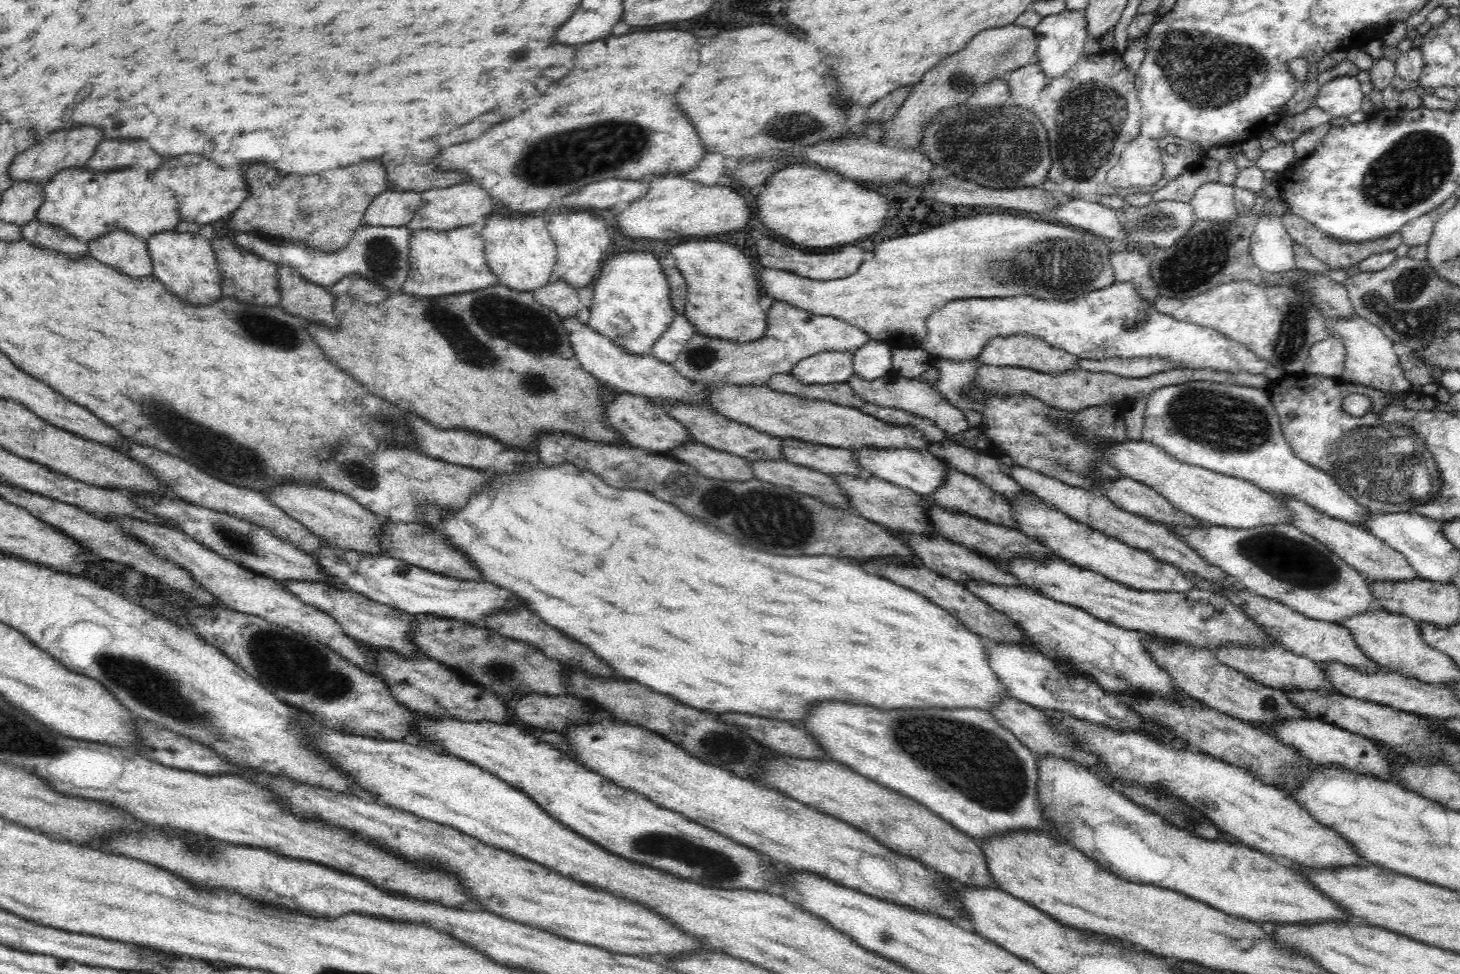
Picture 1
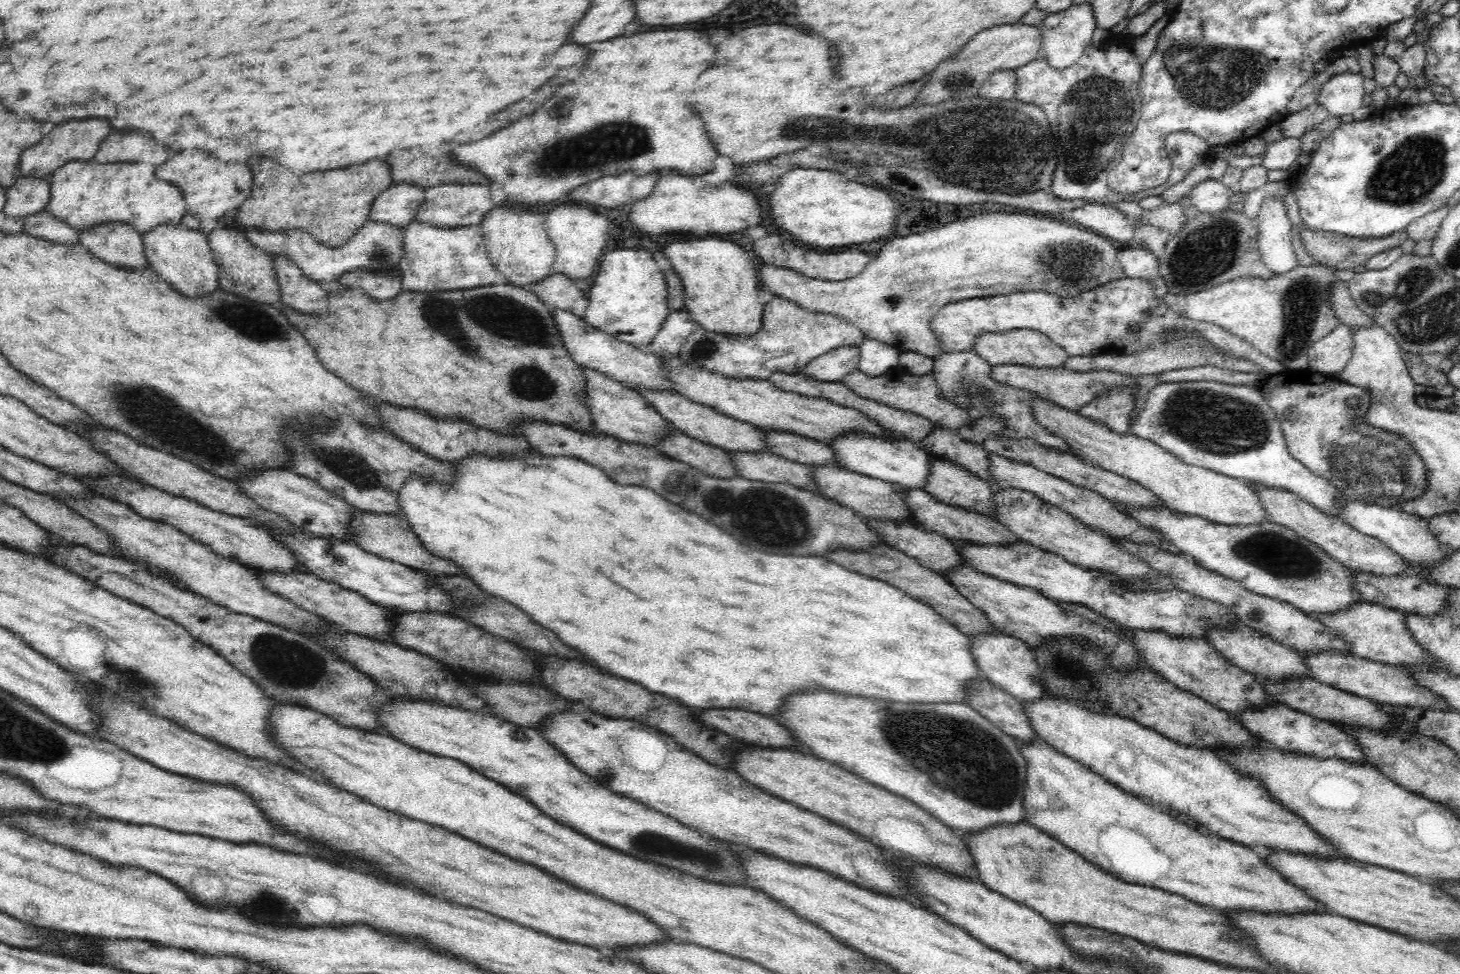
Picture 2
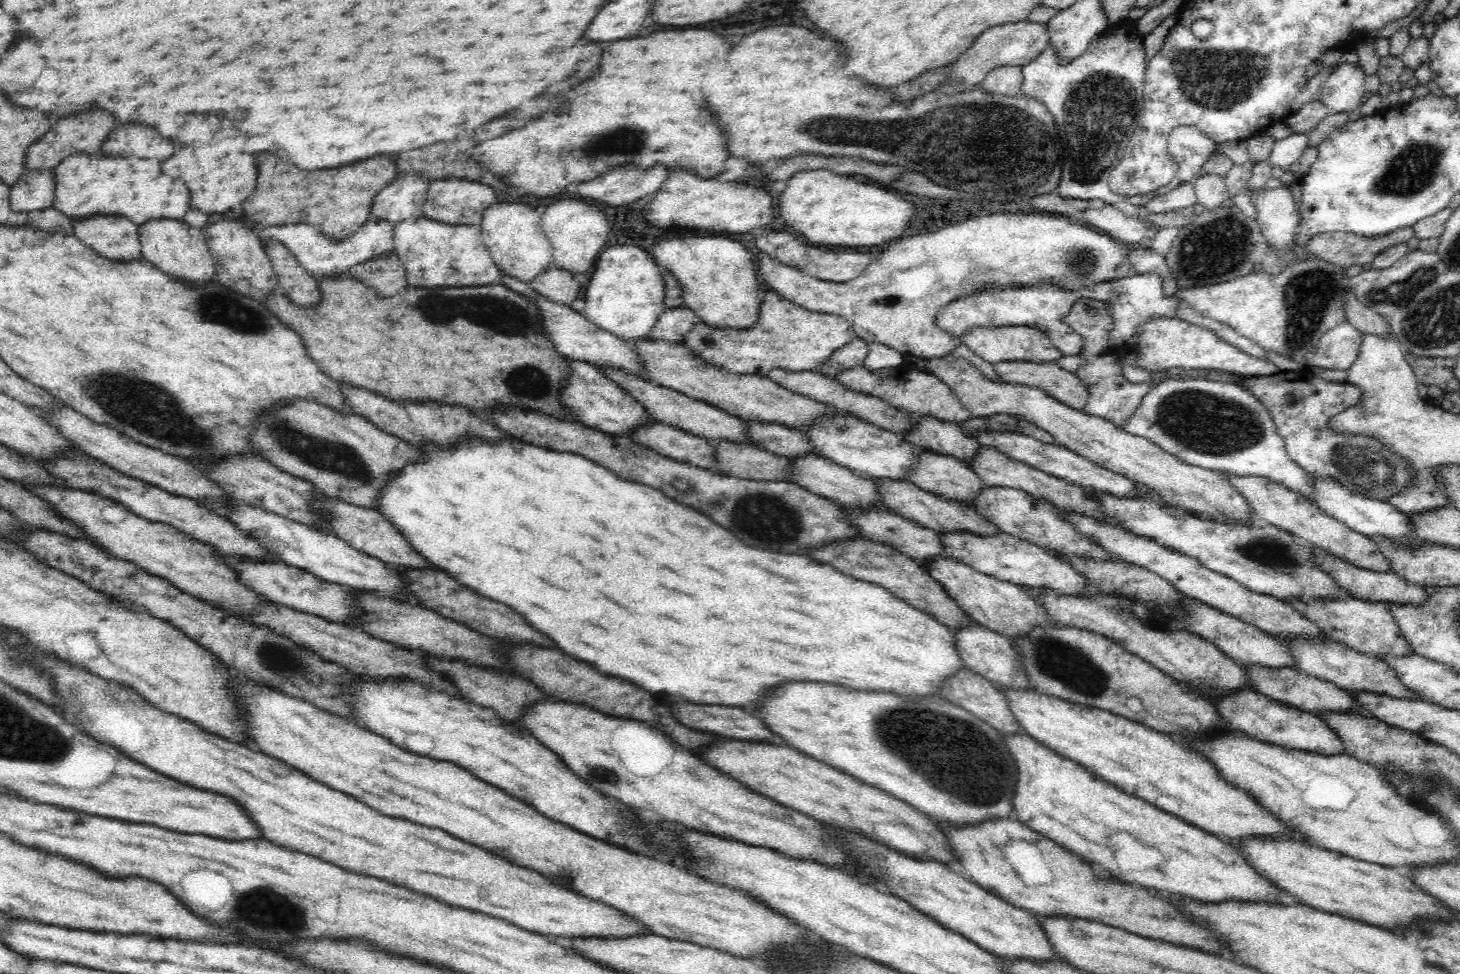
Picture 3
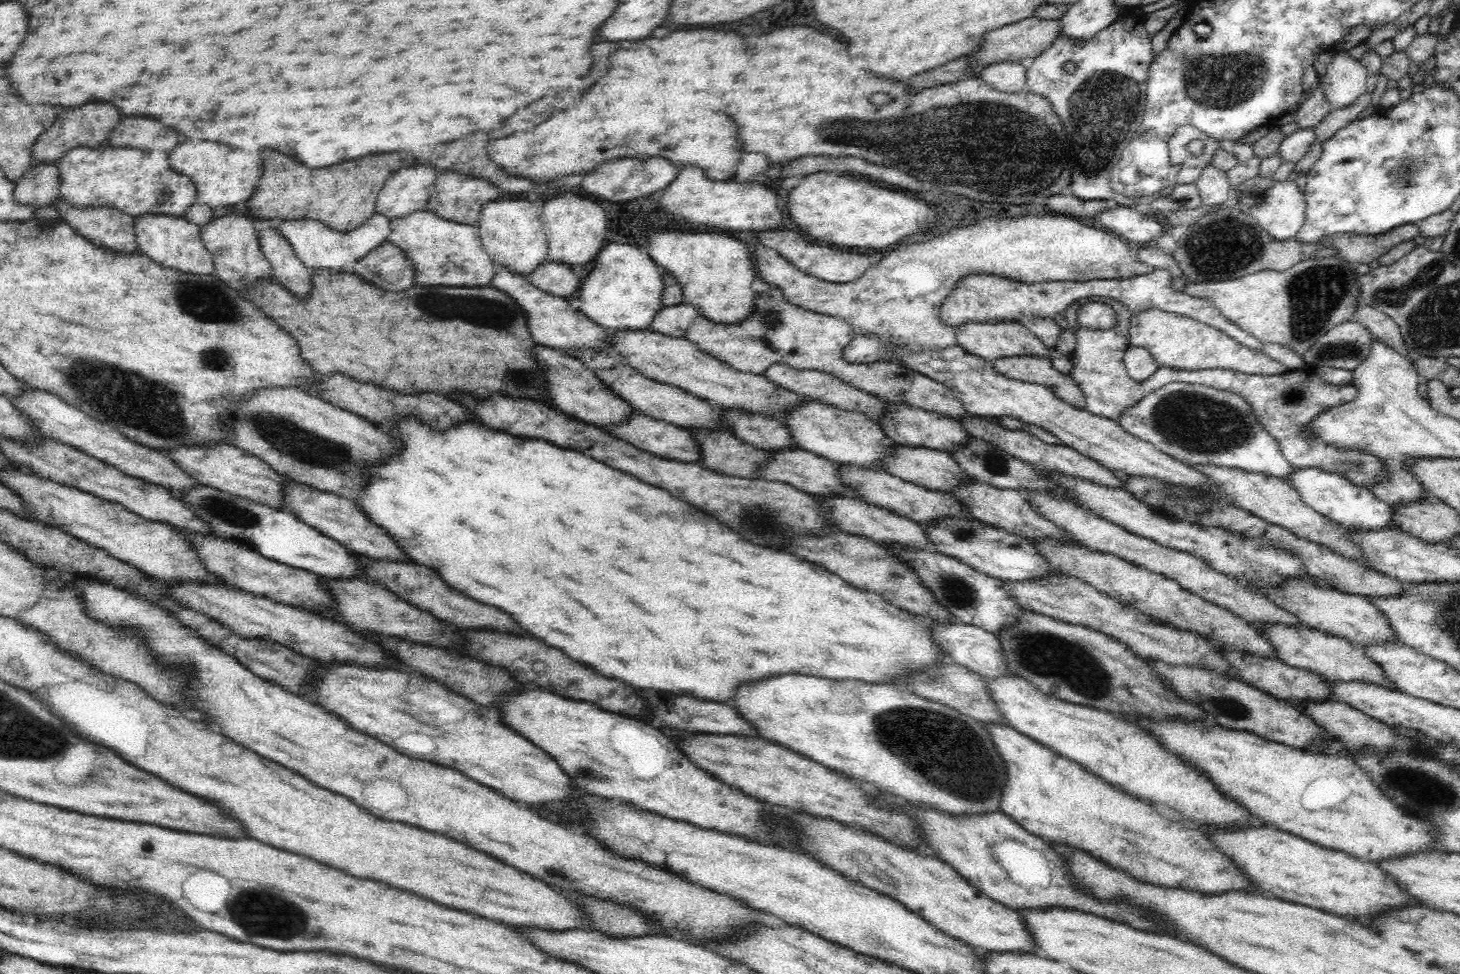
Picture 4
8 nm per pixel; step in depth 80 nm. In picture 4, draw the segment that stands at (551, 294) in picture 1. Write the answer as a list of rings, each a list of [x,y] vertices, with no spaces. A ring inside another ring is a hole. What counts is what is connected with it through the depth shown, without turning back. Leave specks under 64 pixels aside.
[[[544,258],[530,274],[525,277],[548,294],[566,298],[572,292],[576,292],[580,286],[580,280],[574,276],[569,264],[554,262]]]

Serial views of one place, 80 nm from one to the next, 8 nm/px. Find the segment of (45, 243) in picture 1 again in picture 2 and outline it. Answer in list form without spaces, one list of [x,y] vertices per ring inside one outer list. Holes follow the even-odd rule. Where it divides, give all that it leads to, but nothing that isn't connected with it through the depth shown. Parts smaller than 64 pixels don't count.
[[[44,210],[24,217],[23,231],[44,241],[76,244],[78,231]]]

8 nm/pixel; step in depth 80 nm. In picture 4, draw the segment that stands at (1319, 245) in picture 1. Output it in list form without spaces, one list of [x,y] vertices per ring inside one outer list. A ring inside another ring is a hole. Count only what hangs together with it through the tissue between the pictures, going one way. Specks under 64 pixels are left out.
[[[1417,223],[1402,224],[1384,234],[1376,236],[1348,235],[1346,233],[1331,234],[1321,241],[1323,246],[1334,246],[1338,248],[1339,258],[1354,264],[1369,264],[1379,259],[1397,244],[1413,240],[1420,235]]]

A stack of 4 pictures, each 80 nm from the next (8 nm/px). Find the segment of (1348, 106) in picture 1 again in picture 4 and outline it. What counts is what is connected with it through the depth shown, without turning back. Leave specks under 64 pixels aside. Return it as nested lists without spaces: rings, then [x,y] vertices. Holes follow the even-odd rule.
[[[1347,51],[1332,53],[1322,84],[1332,110],[1352,105],[1367,90],[1370,75]]]

